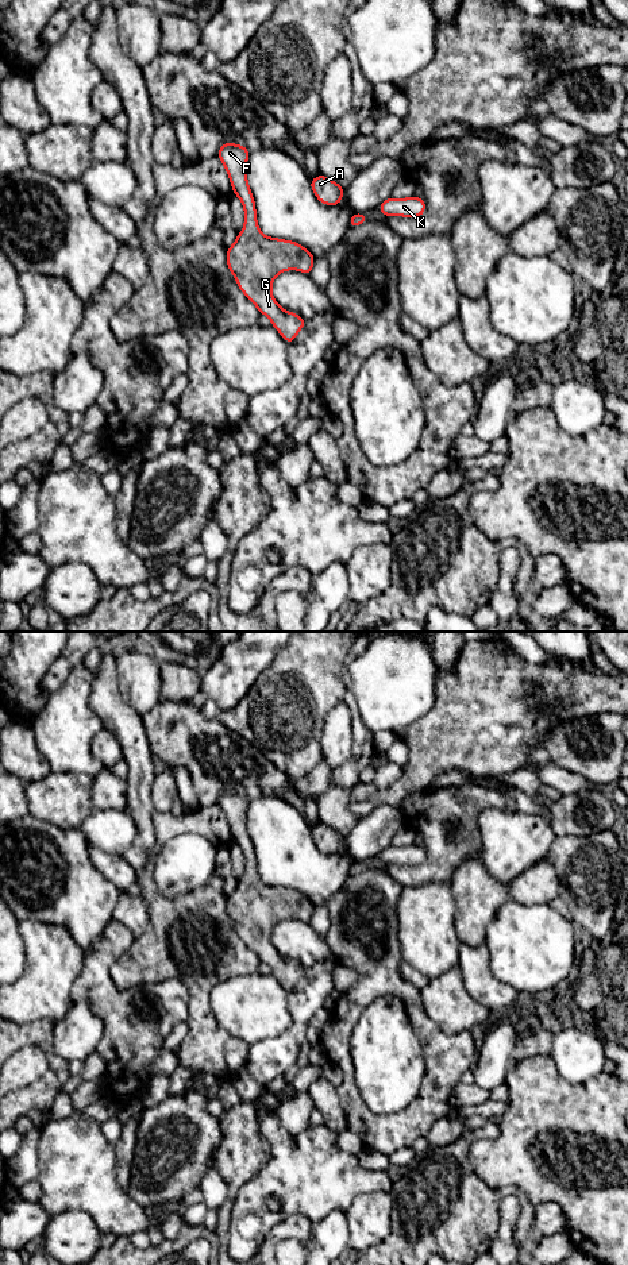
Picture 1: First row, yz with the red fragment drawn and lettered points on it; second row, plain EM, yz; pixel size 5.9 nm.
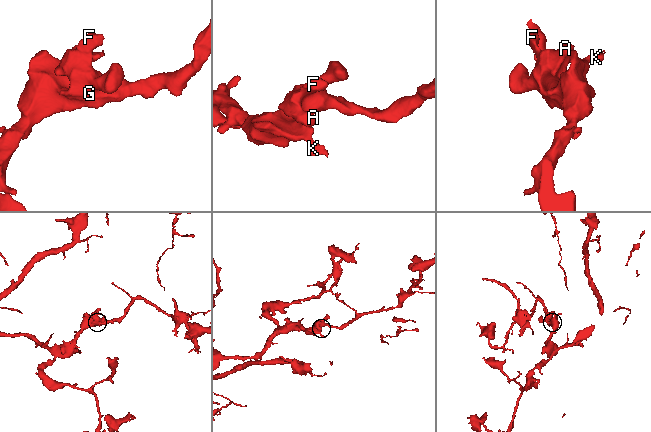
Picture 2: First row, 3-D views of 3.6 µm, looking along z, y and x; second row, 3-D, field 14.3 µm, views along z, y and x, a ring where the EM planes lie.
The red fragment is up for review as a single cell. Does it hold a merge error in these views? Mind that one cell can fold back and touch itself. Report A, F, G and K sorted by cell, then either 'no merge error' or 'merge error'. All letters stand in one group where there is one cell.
A F G K | no merge error

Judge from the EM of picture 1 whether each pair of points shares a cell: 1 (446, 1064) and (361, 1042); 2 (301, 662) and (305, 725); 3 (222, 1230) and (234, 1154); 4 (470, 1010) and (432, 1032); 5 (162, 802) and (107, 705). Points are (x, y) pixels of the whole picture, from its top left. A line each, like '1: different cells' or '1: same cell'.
1: different cells
2: same cell
3: same cell
4: different cells
5: different cells

